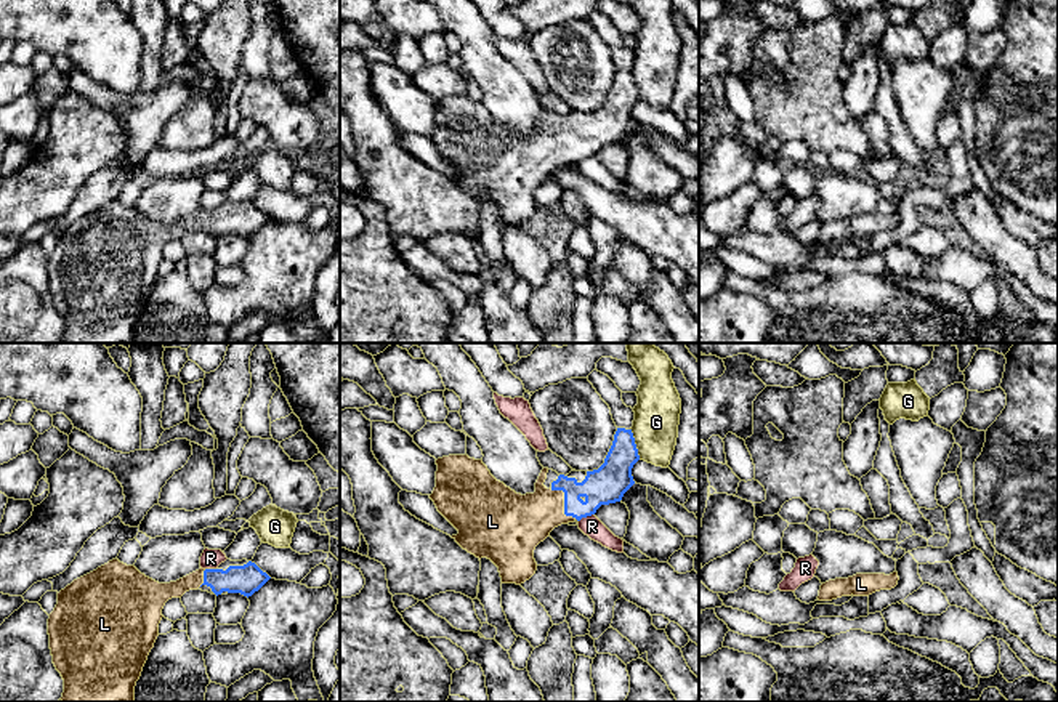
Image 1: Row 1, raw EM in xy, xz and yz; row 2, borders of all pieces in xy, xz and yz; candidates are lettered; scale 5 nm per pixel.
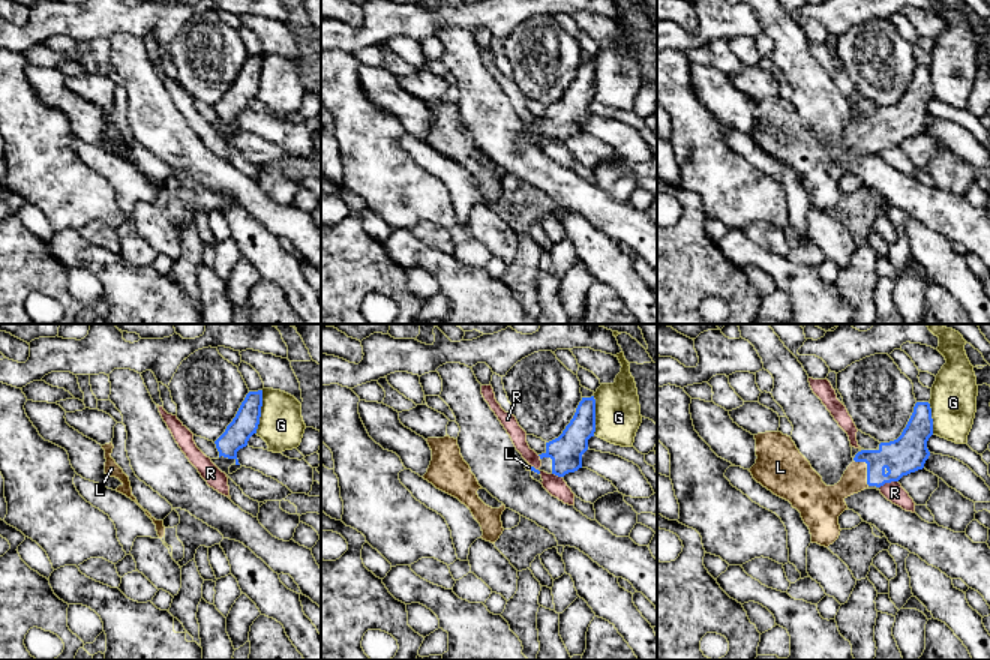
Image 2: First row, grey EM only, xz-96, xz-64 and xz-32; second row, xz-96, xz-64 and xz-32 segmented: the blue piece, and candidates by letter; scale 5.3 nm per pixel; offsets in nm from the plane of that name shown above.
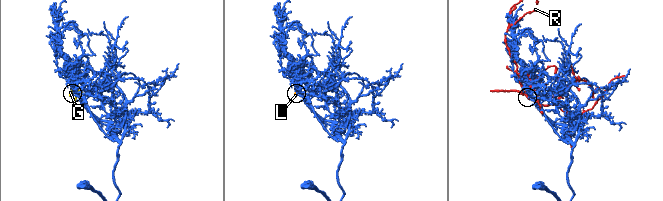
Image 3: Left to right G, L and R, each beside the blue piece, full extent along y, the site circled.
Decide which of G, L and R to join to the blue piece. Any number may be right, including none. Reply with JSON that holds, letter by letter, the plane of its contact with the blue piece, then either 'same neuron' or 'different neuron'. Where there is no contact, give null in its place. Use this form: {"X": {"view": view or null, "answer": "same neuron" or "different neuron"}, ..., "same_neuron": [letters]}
{"G": {"view": "xz", "answer": "different neuron"}, "L": {"view": "xz", "answer": "same neuron"}, "R": {"view": "xz", "answer": "different neuron"}, "same_neuron": ["L"]}

